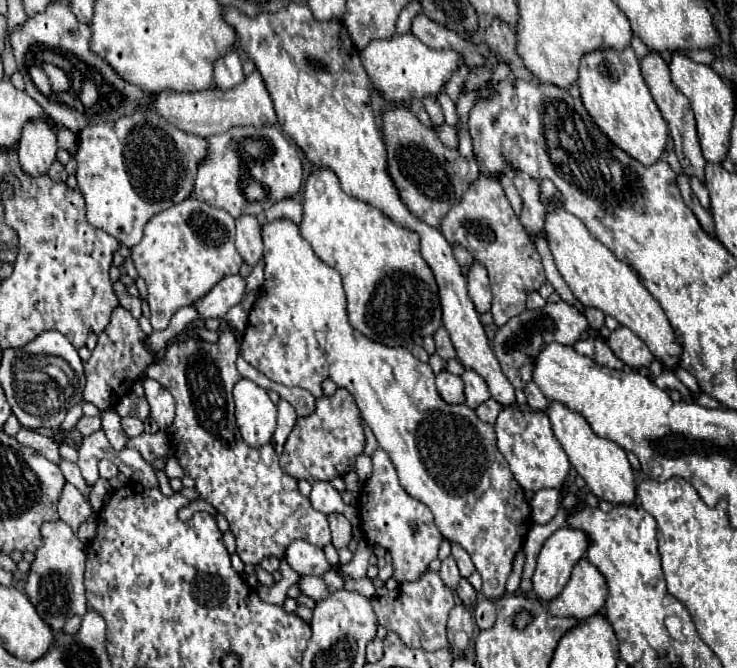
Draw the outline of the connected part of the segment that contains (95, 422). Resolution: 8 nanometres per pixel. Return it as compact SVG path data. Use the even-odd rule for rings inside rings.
M82 415L80 421L78 421L78 425L76 425L76 429L78 429L82 435L90 435L90 433L102 429L100 417L86 417L86 415Z

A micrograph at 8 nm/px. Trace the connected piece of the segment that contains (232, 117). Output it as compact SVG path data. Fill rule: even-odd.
M254 71L250 77L246 77L238 87L234 89L208 89L208 91L196 91L196 93L176 93L176 91L162 91L158 93L154 105L152 105L166 121L174 123L178 129L198 135L198 137L210 137L228 131L230 127L238 125L276 125L276 113L272 99L266 91L266 85L258 71Z

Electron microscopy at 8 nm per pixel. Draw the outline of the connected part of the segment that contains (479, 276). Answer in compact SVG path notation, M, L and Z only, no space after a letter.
M474 261L474 265L470 267L470 273L468 273L468 295L470 295L474 307L480 315L490 311L492 293L490 293L488 275L486 275L486 269L476 261Z

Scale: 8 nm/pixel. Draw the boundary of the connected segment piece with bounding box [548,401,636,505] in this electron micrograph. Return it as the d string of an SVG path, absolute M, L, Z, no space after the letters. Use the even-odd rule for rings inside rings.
M552 403L548 409L548 417L554 429L554 437L566 451L572 467L578 471L578 475L586 481L588 489L598 497L614 505L630 505L636 497L636 485L634 485L634 473L626 459L626 451L616 445L610 439L602 439L592 433L590 425L584 421L582 415L566 409L562 403Z

